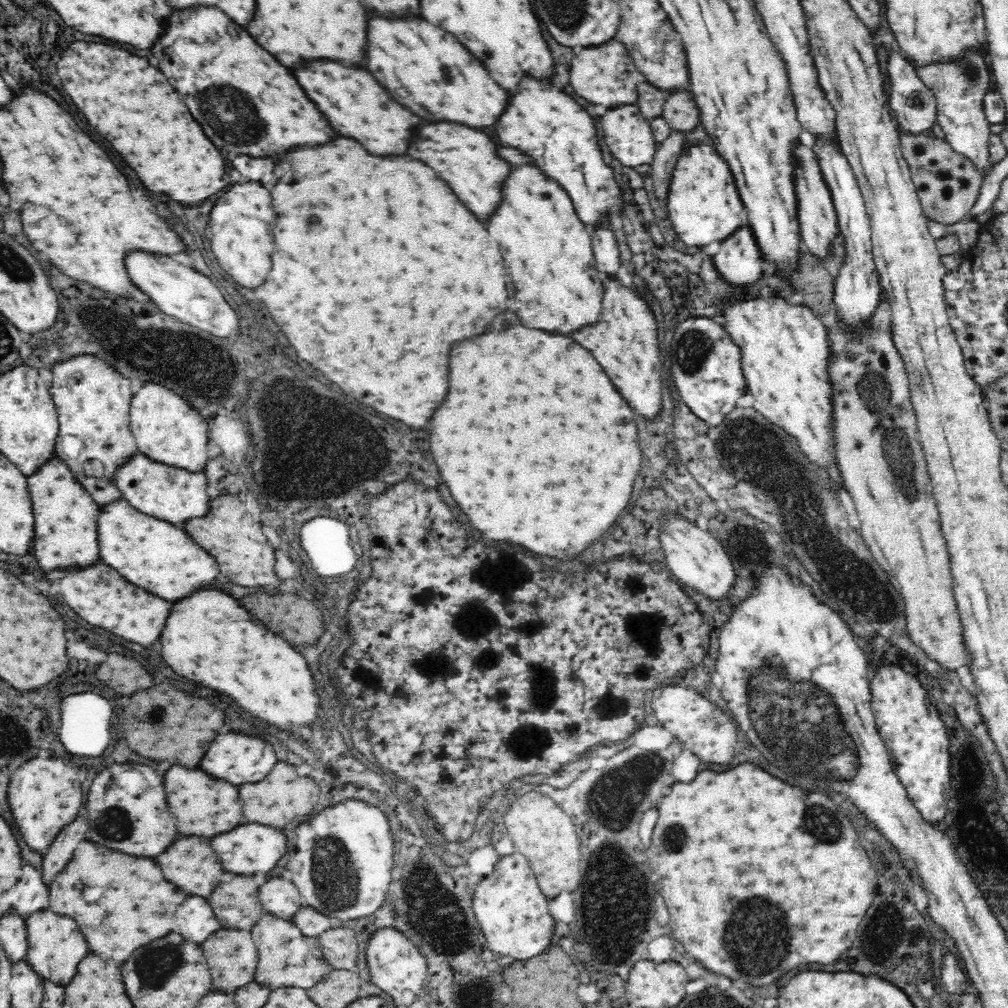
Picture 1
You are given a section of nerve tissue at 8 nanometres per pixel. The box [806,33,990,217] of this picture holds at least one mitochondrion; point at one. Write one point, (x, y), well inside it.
(972, 72)

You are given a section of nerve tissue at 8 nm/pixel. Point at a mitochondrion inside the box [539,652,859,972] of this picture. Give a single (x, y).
(611, 870)

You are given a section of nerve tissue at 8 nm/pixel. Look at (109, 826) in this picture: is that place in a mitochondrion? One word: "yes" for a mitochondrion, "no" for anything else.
yes

